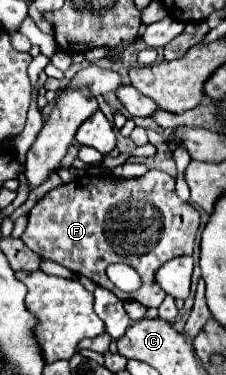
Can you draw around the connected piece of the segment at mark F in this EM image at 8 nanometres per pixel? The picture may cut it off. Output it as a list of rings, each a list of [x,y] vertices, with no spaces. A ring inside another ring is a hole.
[[[150,170],[148,174],[132,180],[118,178],[114,174],[78,176],[72,182],[50,190],[44,198],[36,202],[36,206],[30,210],[30,220],[22,234],[22,242],[40,258],[54,260],[64,268],[72,270],[74,274],[90,278],[94,284],[112,290],[120,300],[136,300],[146,308],[158,308],[164,302],[166,292],[156,284],[156,272],[164,262],[192,254],[198,226],[200,226],[200,214],[192,204],[182,202],[178,198],[174,190],[174,178],[166,172]],[[114,262],[132,266],[140,274],[142,286],[134,292],[118,290],[106,276],[108,264]]]

